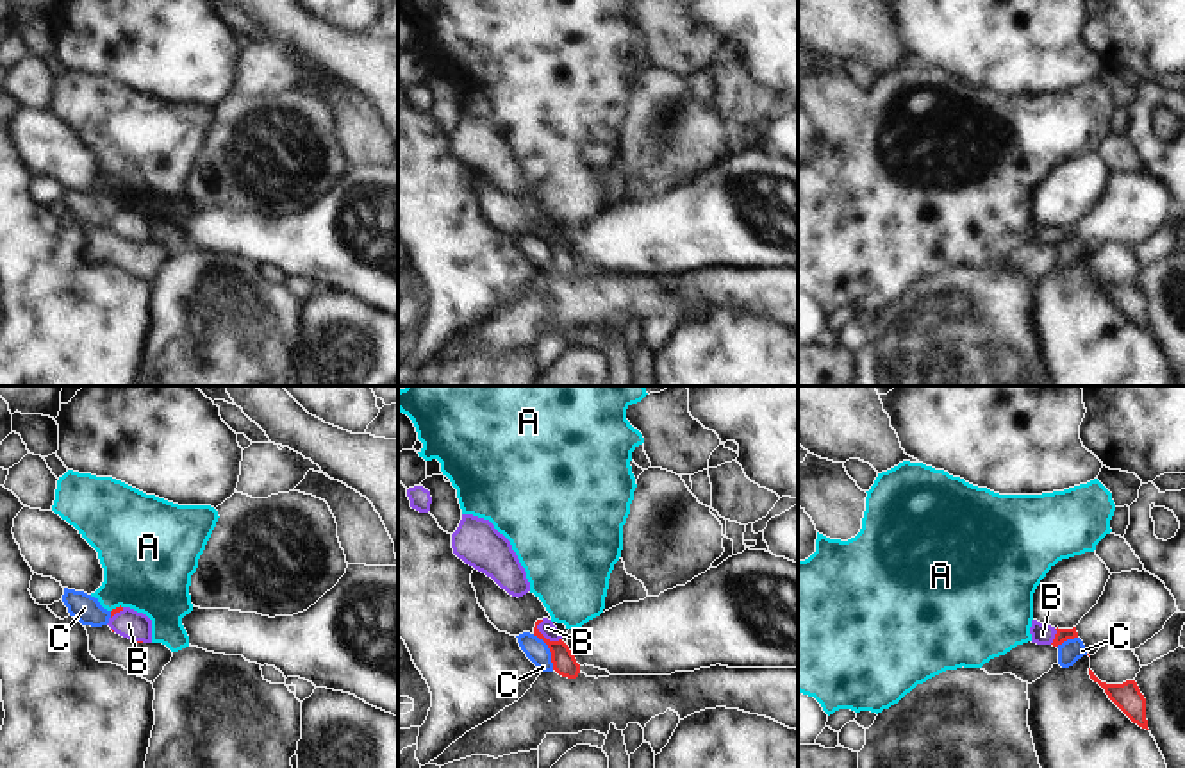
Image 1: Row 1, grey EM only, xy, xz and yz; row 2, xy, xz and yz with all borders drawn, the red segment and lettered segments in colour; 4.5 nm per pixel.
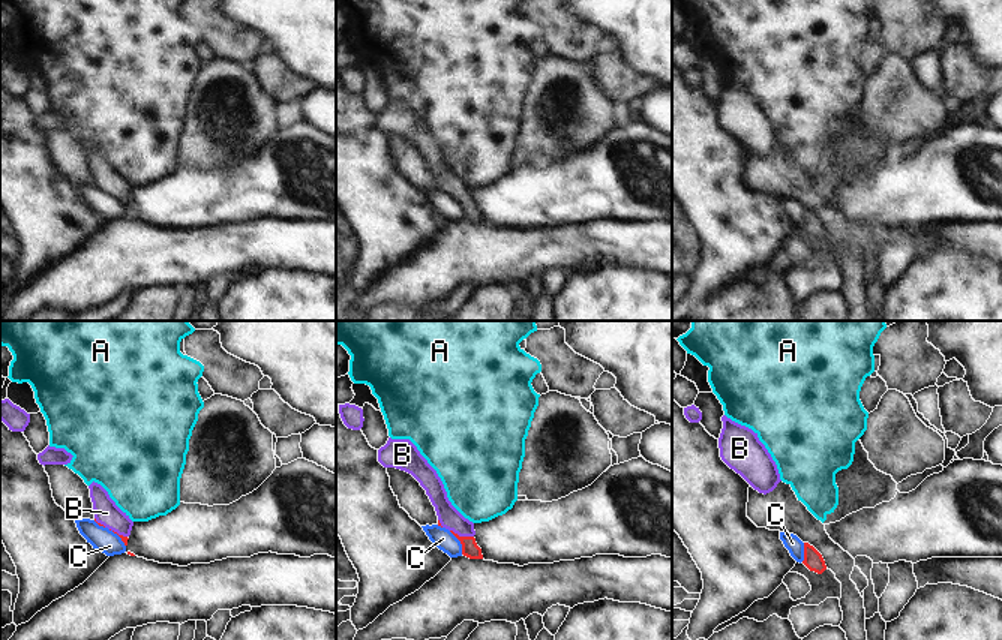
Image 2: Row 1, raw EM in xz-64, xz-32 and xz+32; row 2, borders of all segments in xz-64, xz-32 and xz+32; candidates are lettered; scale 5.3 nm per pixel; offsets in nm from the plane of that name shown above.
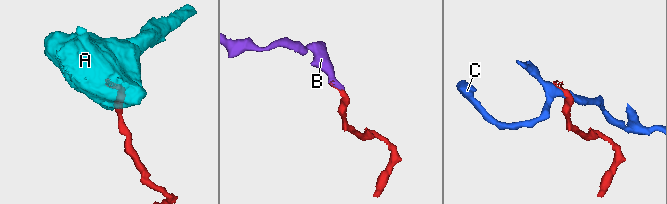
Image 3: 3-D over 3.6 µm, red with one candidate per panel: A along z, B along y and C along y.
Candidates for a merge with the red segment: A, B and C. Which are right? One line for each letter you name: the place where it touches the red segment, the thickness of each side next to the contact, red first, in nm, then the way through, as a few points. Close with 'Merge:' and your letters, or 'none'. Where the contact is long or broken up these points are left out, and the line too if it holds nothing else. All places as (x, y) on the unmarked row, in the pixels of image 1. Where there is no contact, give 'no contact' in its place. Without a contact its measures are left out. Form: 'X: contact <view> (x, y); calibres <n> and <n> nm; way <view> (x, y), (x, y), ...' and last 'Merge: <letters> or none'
B: contact xz (548, 240); calibres 110 and 70 nm; way xz (564, 263), (561, 252), (548, 240), (546, 227)
Merge: B

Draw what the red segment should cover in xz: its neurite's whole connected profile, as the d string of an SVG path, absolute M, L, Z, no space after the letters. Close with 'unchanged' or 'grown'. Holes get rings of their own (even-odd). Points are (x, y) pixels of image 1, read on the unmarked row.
M543 218L535 221L534 236L543 239L550 252L553 270L568 279L576 279L580 273L580 264L576 263L575 255L571 254L569 246L562 241L562 232L553 225L551 220Z | grown

